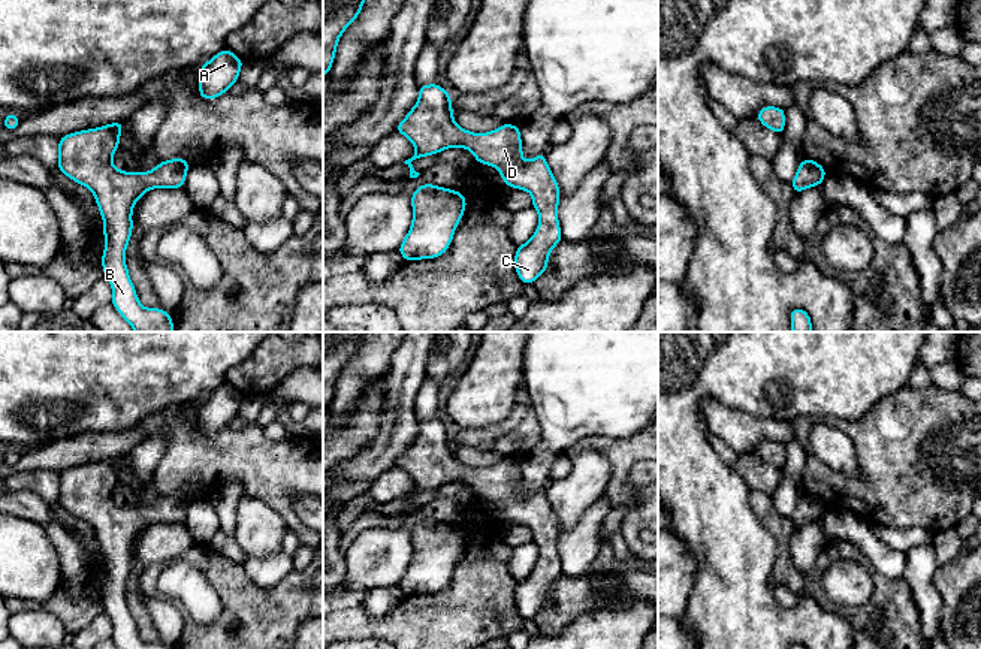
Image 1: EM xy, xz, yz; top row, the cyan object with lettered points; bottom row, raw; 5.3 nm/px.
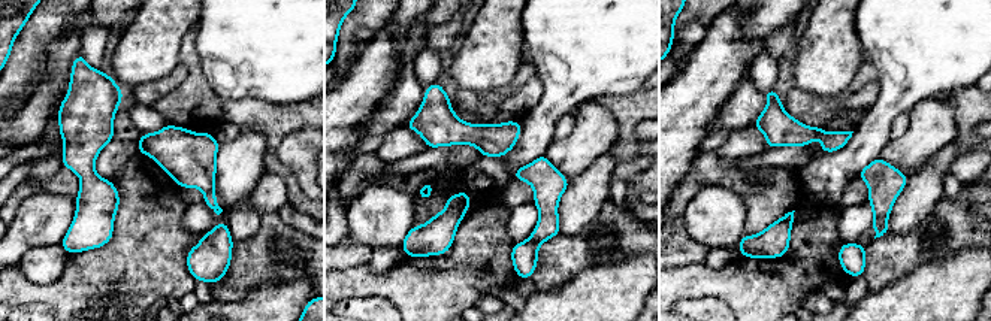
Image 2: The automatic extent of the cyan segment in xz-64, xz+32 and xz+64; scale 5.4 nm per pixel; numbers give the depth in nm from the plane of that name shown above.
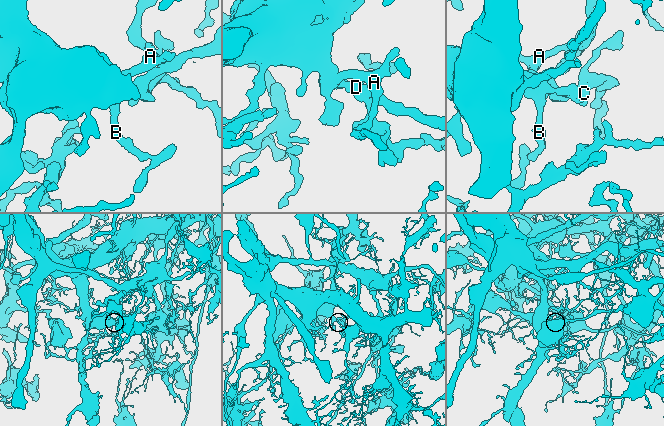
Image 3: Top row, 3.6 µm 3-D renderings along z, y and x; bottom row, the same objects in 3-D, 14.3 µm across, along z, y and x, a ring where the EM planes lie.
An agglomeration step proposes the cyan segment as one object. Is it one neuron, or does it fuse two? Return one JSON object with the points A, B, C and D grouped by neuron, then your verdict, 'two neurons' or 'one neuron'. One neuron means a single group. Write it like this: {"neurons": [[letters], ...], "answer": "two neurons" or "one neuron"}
{"neurons": [["A", "B", "C", "D"]], "answer": "one neuron"}

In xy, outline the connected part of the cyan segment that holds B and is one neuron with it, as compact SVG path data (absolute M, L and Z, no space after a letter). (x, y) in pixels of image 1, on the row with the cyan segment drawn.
M117 121L61 136L57 169L94 194L103 218L106 247L102 268L112 287L111 304L135 332L175 332L169 313L141 305L126 265L126 248L132 238L135 203L148 190L182 188L190 164L176 157L159 162L145 173L118 170L112 157L120 148L123 127L124 123Z

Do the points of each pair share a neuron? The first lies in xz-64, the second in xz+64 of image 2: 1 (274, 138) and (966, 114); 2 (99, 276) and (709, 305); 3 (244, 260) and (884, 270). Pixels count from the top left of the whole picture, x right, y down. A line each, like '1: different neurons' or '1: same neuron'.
1: same neuron
2: different neurons
3: same neuron

